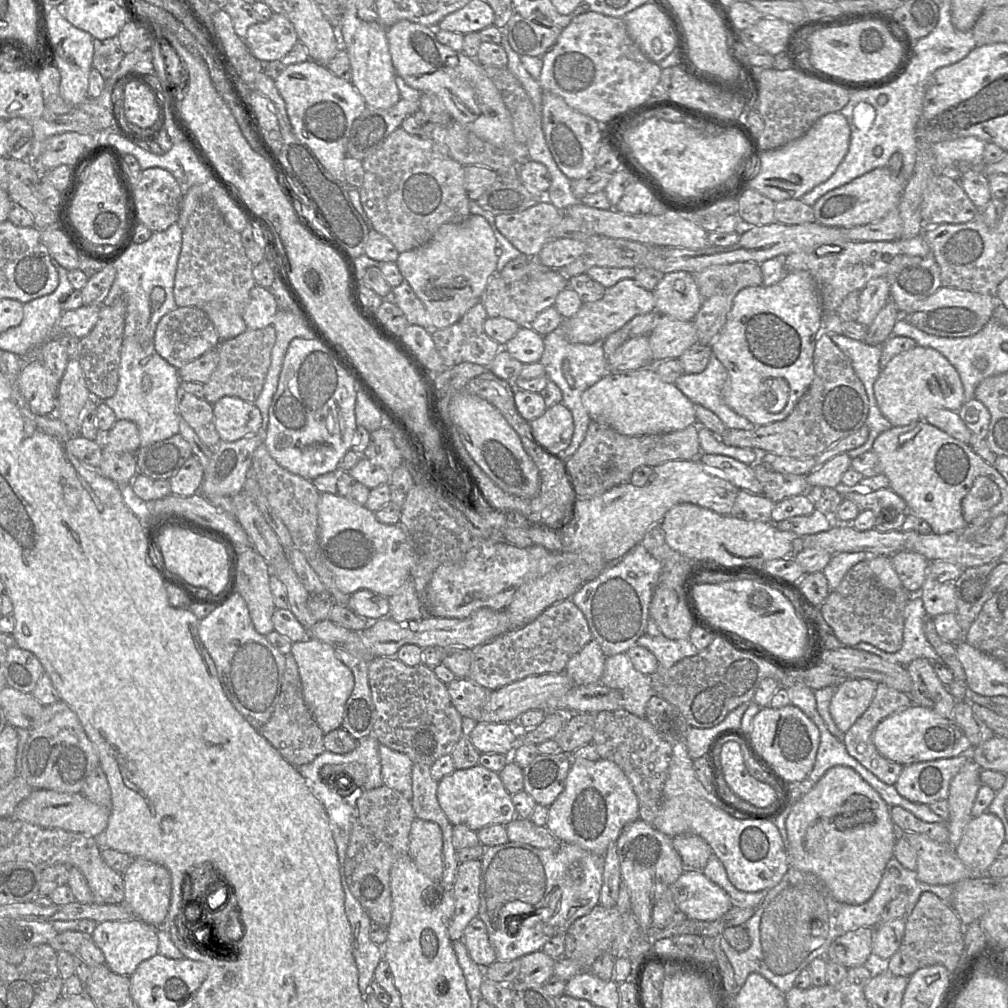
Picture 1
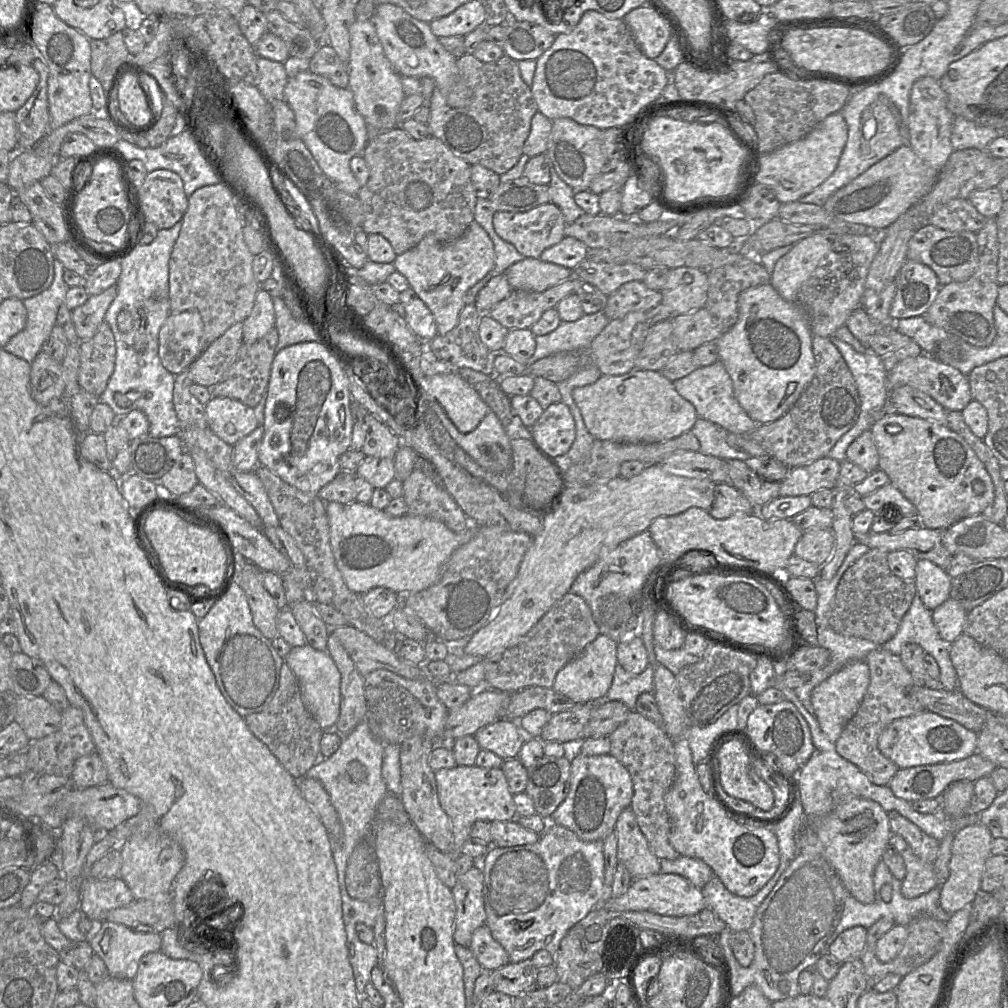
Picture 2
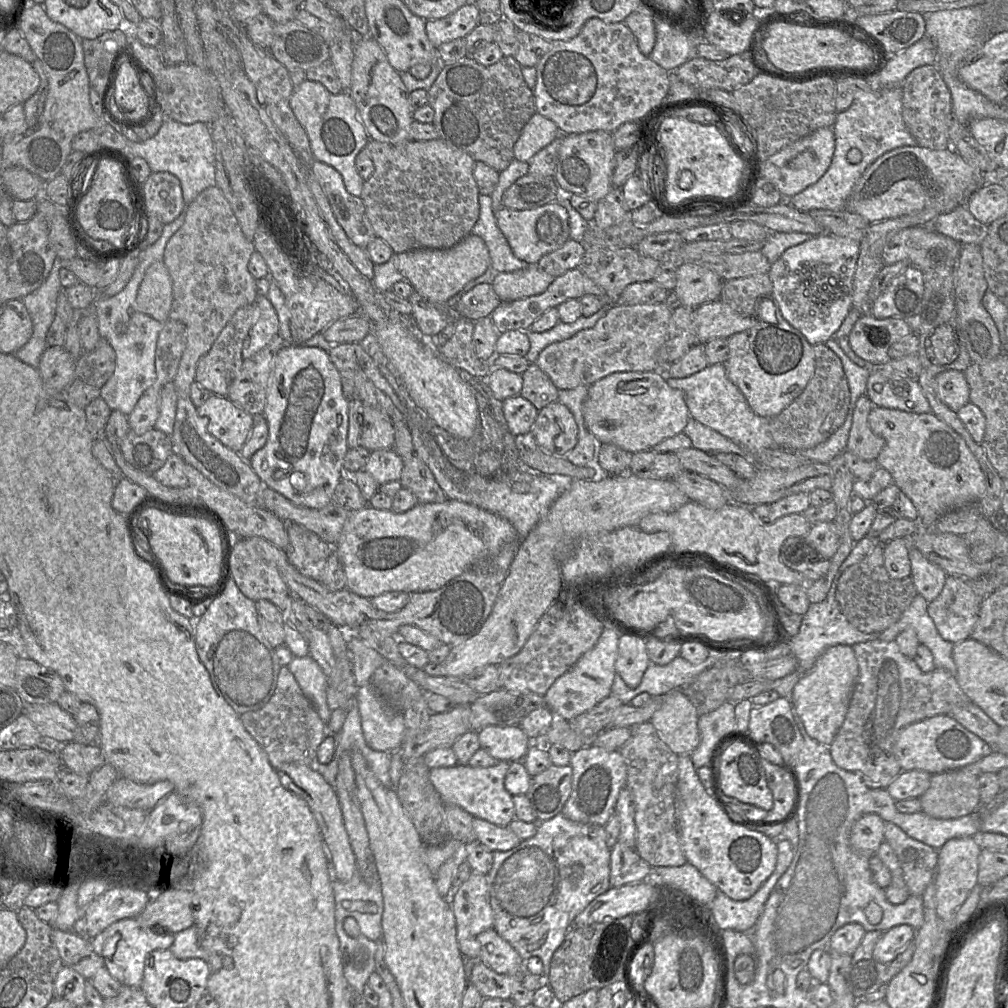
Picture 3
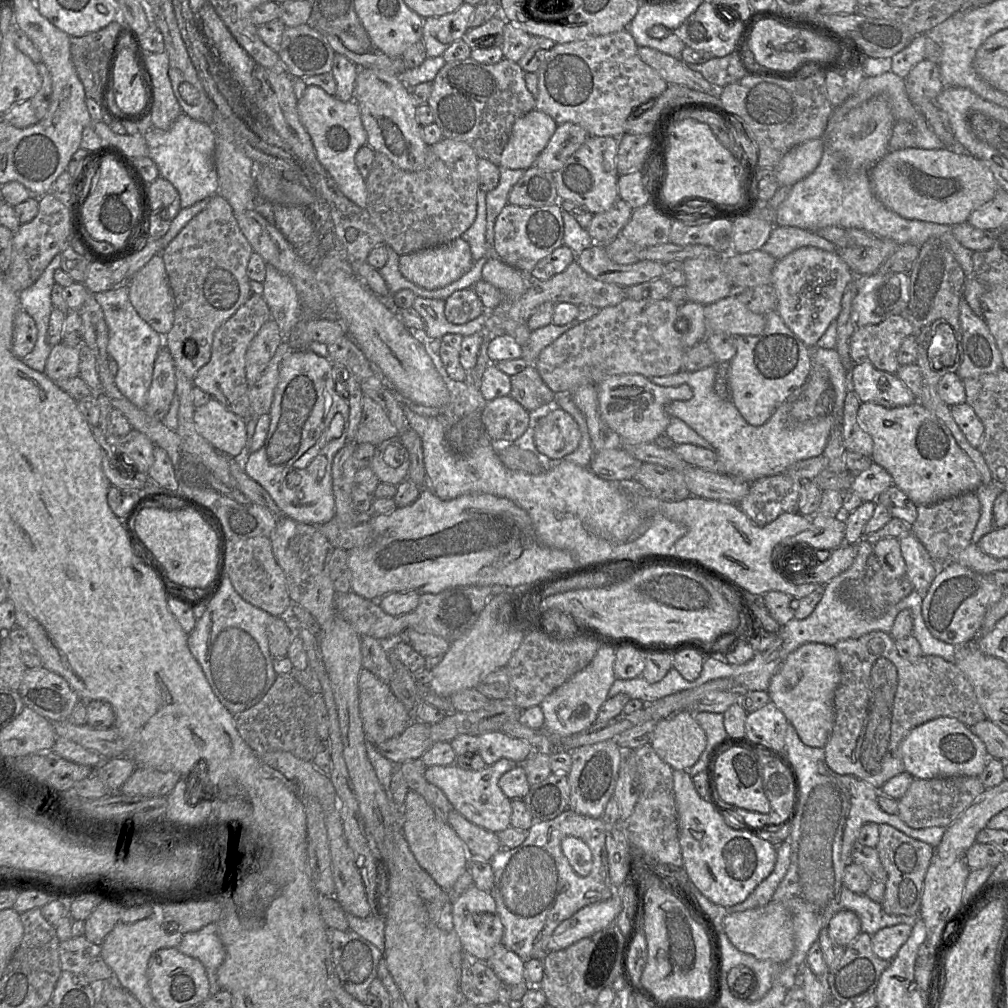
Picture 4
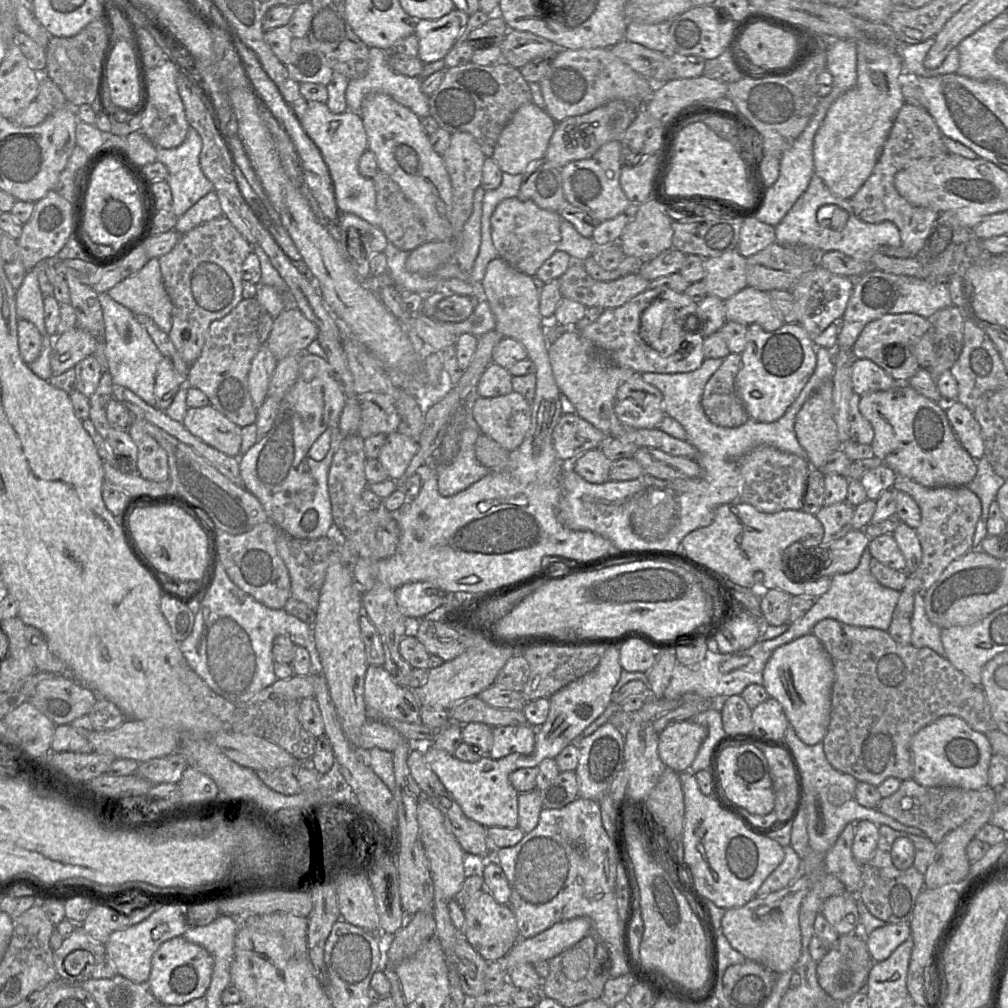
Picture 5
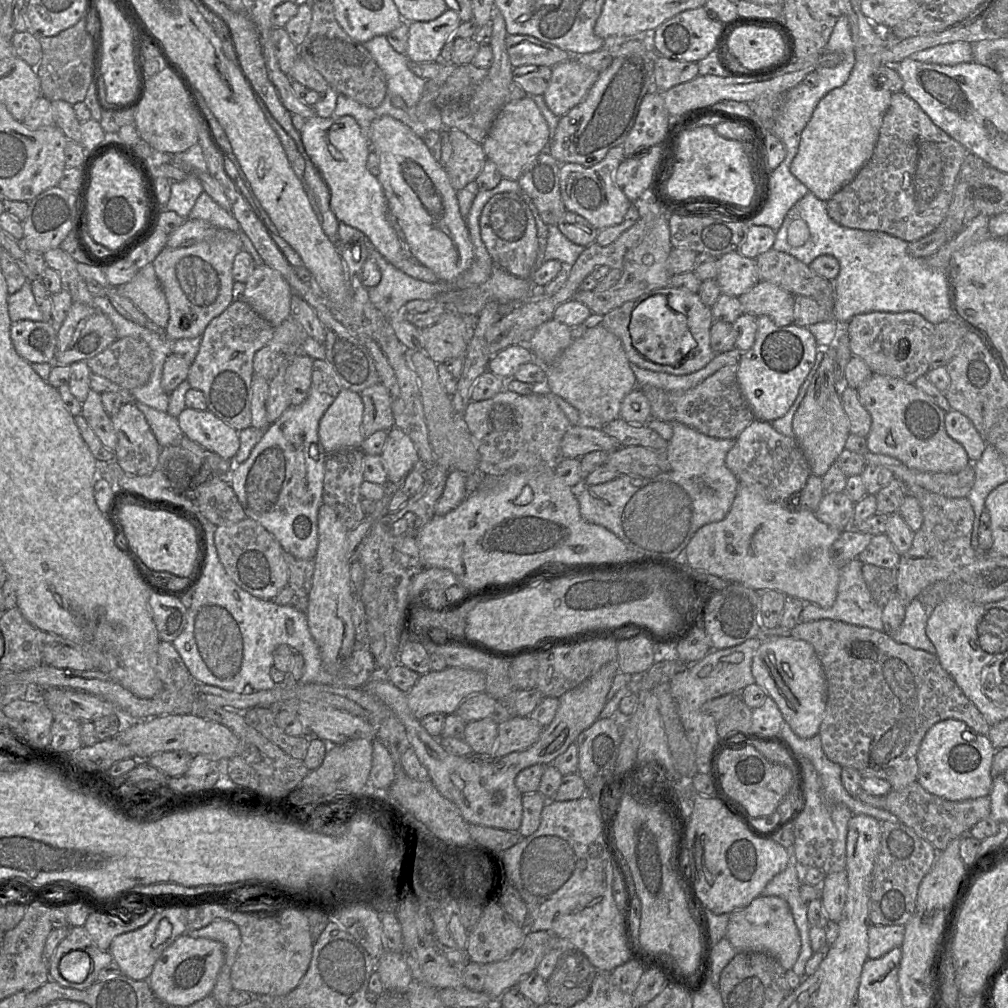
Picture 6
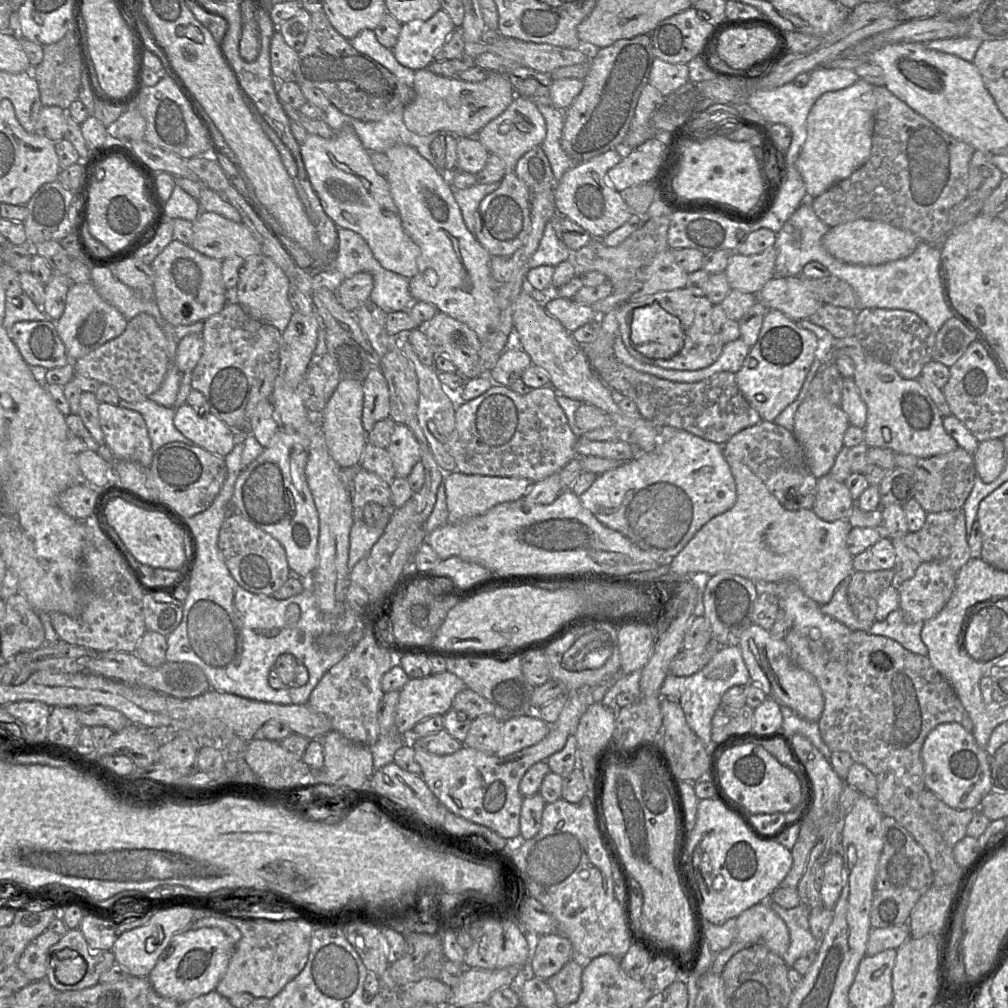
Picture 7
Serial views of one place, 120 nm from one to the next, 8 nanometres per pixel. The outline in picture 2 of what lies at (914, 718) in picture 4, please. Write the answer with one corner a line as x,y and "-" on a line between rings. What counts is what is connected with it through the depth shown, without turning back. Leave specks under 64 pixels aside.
879,648
869,652
865,662
870,671
869,686
857,712
835,742
835,747
842,758
856,765
874,784
886,786
899,768
881,753
878,748
878,738
894,720
923,712
925,708
909,695
909,689
915,685
915,680
900,656

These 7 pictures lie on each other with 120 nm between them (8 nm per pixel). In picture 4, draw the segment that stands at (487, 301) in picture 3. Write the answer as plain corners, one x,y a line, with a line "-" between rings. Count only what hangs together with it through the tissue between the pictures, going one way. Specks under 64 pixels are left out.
473,288
456,291
446,299
445,316
454,324
468,323
487,311

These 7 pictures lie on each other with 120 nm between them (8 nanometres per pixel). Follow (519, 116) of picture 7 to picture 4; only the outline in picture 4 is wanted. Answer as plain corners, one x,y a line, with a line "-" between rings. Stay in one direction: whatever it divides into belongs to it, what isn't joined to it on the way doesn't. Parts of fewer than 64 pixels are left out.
536,108
517,119
501,154
500,167
529,169
548,144
558,124

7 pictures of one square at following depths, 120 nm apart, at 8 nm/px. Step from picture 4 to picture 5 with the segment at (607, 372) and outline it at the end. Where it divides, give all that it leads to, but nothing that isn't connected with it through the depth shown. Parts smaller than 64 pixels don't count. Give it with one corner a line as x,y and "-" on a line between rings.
654,288
647,289
646,291
640,293
639,295
632,298
630,301
626,302
624,305
618,308
609,308
605,309
603,314
592,324
586,326
584,329
580,331
580,334
591,341
594,345
595,349
604,355
614,364
632,369
636,374
642,374
646,372
651,373
661,373
661,374
675,374
675,373
687,373
692,372
698,369
703,362
705,361
705,357
703,354
703,342
705,337
699,331
693,331
693,328
696,328
696,323
692,323
688,320
690,324
688,328
688,332
684,335
684,343
681,348
674,354
670,356
662,356
659,352
651,348
647,345
640,336
640,320
643,312
650,306
650,304
656,299
663,299
670,302
674,308
677,322
683,325
683,321
692,315
696,315
698,304
695,303
689,296
685,293
678,293
668,288

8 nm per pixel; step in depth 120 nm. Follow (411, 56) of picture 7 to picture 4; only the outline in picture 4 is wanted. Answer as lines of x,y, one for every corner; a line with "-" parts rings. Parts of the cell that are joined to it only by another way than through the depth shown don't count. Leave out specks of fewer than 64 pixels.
464,2
454,12
424,19
422,41
427,57
441,56
454,41
461,39
469,29
474,11
475,6

